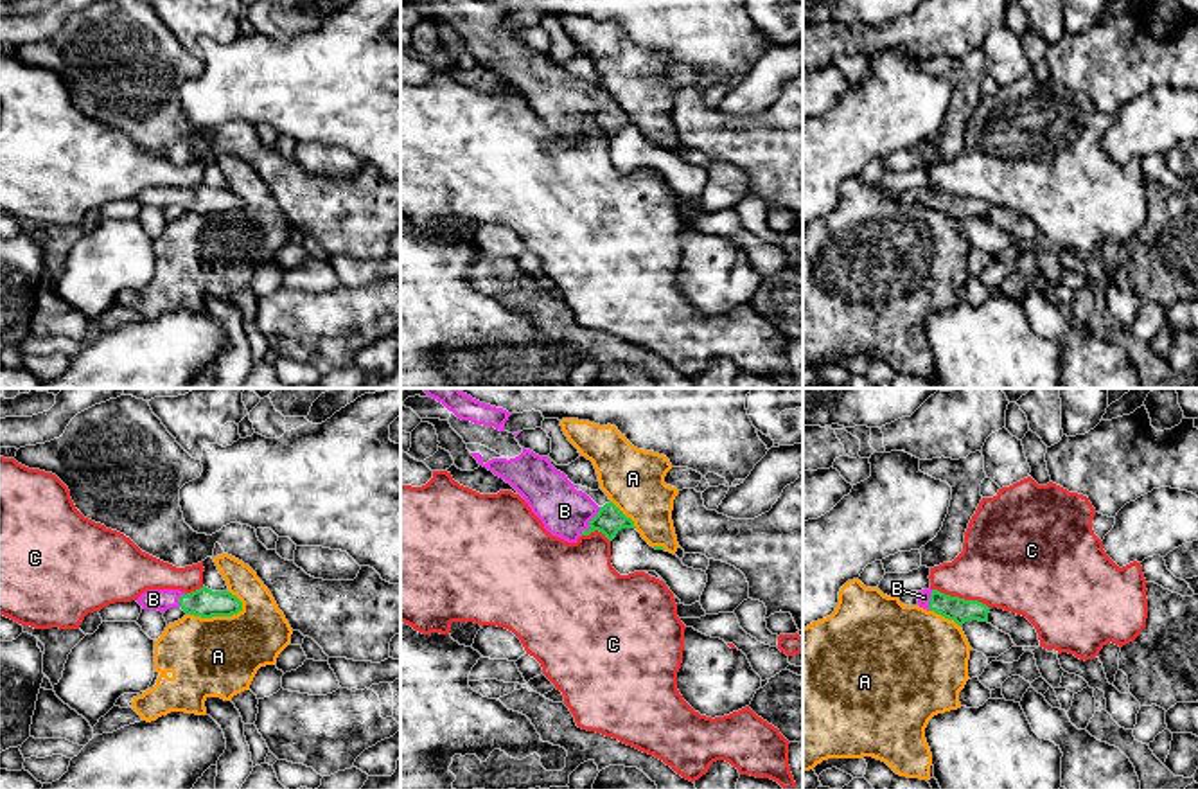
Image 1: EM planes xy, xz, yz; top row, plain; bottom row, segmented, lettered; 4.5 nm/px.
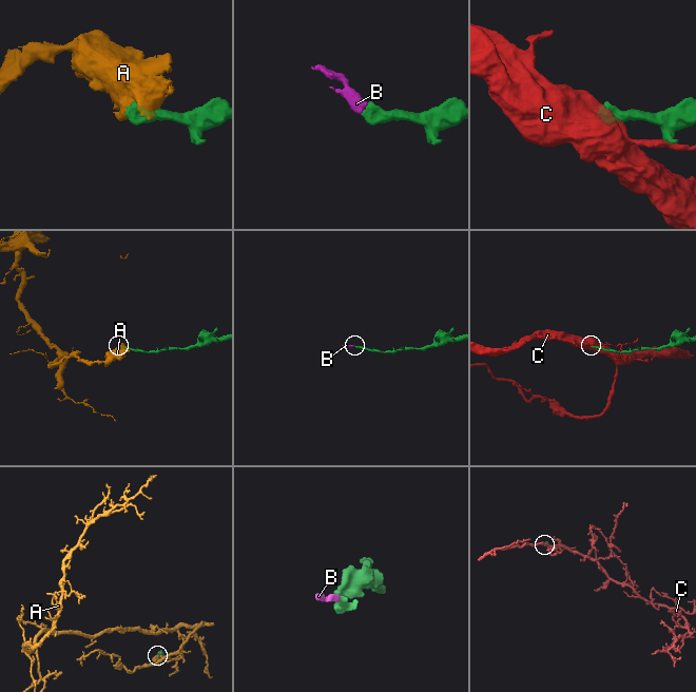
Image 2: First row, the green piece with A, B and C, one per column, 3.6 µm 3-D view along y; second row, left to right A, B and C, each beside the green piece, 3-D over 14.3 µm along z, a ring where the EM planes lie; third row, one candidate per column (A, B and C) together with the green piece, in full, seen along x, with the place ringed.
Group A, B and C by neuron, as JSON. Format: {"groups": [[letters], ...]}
{"groups": [["A"], ["B"], ["C"]]}

